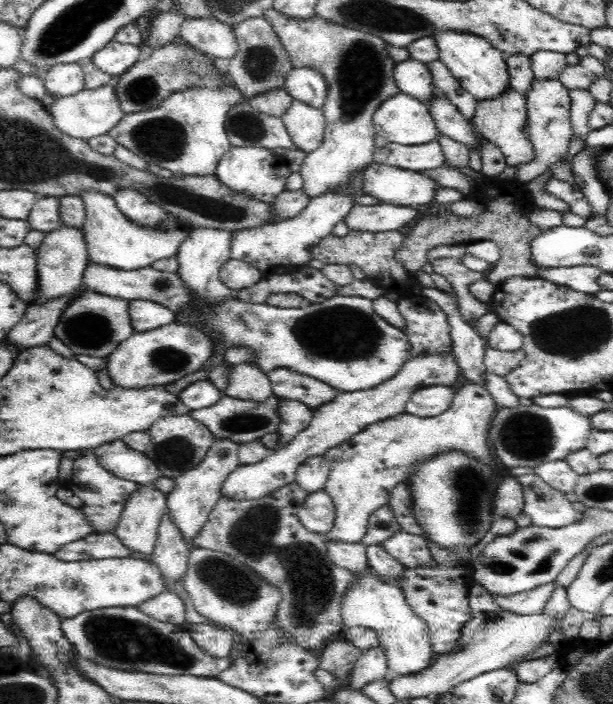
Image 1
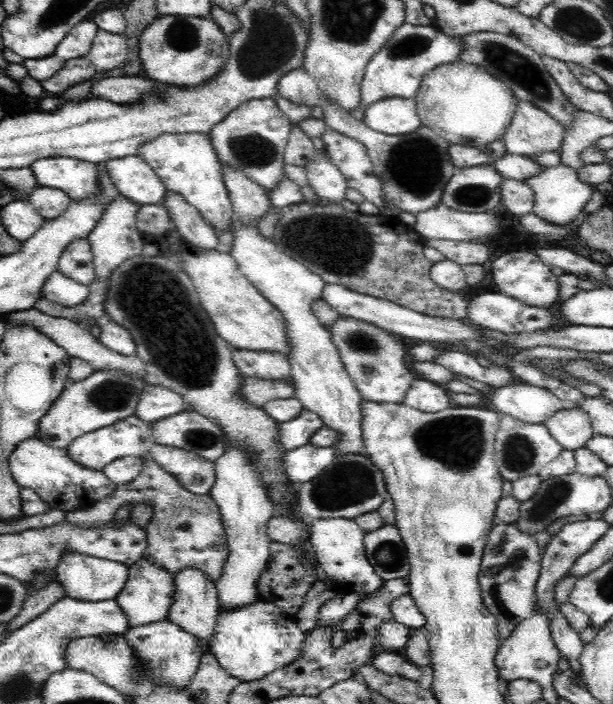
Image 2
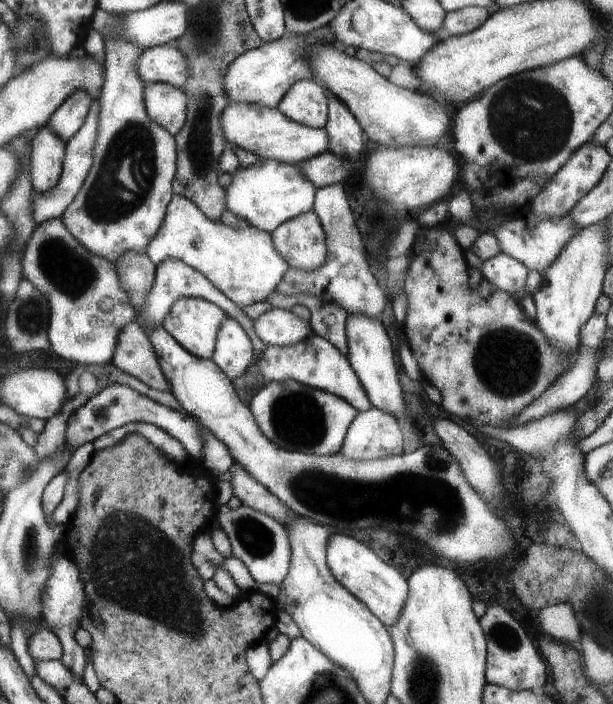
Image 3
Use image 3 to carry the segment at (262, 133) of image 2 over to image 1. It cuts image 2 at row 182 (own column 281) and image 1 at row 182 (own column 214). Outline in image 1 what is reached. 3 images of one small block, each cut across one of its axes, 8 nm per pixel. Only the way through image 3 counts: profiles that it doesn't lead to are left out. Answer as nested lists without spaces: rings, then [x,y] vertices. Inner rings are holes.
[[[231,146],[217,164],[215,177],[232,191],[246,194],[250,199],[272,204],[286,191],[286,179],[291,173],[288,165],[269,148],[258,146]]]

